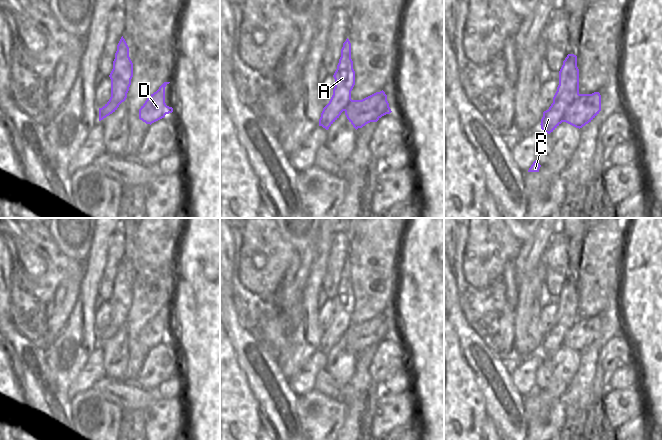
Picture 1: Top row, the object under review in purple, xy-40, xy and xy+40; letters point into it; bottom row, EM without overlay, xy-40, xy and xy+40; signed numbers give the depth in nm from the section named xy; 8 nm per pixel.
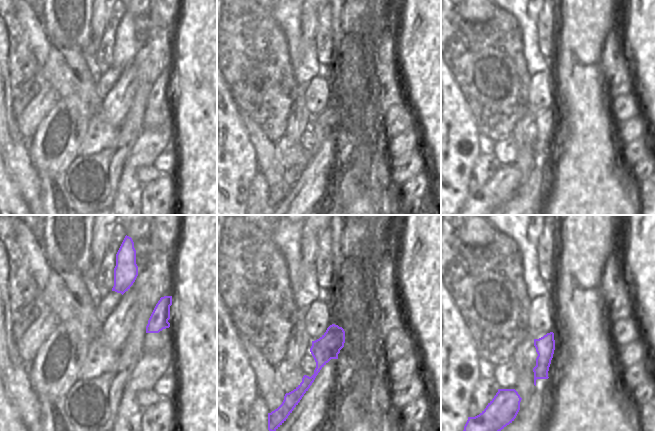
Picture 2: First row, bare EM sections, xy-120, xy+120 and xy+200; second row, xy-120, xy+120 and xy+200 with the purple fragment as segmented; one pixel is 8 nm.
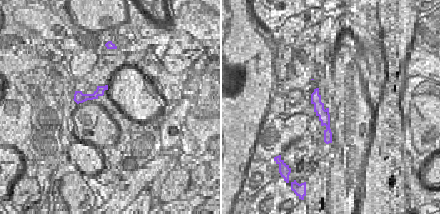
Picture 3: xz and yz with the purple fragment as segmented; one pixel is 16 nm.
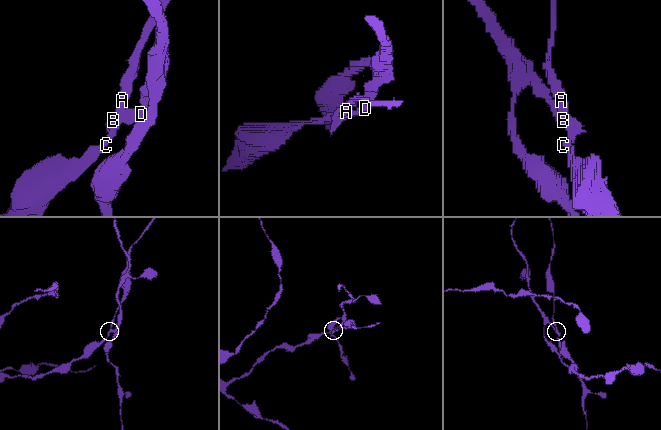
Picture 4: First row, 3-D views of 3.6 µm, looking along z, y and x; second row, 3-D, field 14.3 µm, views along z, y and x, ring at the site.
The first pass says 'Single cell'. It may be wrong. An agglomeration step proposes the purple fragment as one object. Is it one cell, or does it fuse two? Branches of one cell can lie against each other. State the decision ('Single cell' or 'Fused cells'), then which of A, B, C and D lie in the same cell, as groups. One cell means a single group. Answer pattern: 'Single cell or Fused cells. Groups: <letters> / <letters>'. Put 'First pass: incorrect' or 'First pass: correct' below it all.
Fused cells. Groups: A B C / D.
First pass: incorrect

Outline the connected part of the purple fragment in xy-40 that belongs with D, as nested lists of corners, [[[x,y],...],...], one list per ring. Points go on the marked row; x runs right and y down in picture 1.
[[[164,82],[159,89],[151,94],[139,109],[139,119],[146,124],[152,124],[172,113],[173,108],[165,103],[165,87],[170,82]]]

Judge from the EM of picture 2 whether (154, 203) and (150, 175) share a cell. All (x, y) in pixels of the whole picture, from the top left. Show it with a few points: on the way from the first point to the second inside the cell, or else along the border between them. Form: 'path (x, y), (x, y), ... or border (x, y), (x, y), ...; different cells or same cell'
border (162, 173), (158, 178), (144, 185); different cells

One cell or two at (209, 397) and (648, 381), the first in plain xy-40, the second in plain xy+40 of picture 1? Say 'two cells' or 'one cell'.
one cell

